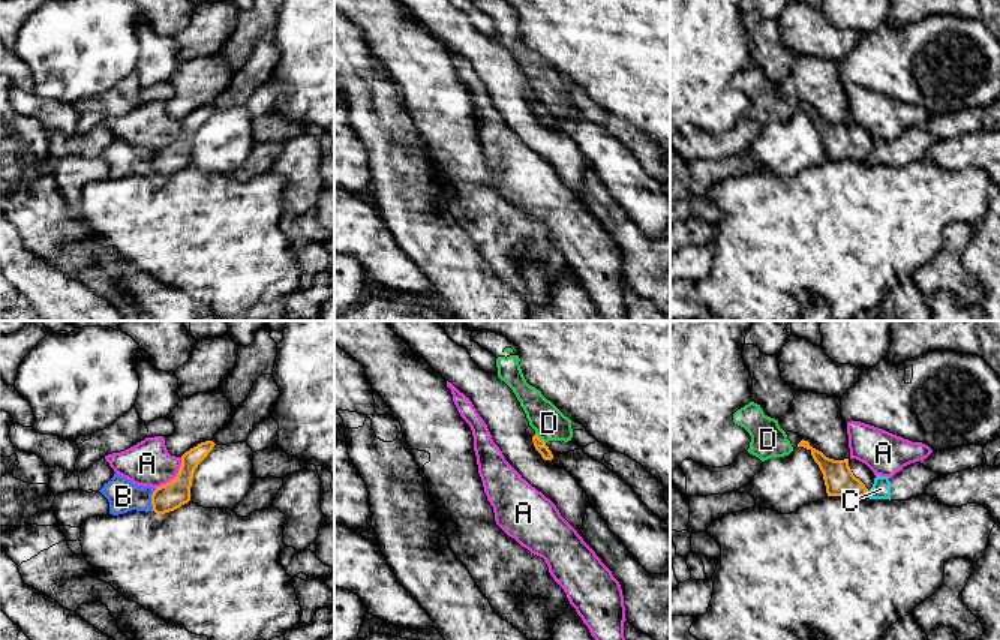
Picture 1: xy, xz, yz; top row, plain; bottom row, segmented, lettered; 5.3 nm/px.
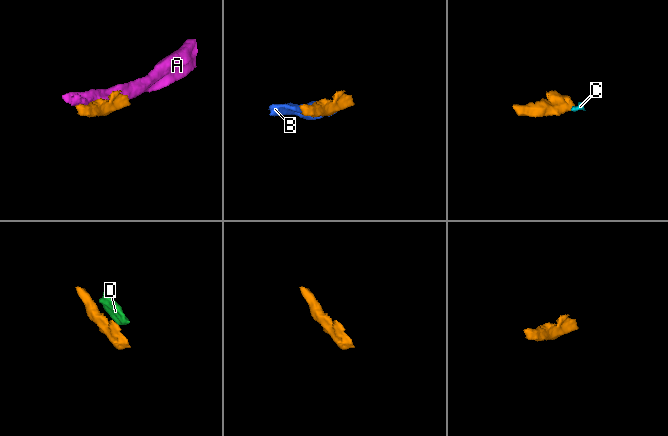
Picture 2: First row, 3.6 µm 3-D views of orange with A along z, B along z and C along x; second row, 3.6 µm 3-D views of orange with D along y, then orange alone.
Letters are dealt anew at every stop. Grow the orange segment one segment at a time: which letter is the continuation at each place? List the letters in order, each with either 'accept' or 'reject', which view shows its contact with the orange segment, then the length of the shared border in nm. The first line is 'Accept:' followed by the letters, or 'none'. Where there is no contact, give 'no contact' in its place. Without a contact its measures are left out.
Accept: none
A: reject; contact in xy; length 220 nm
B: reject; contact in xy; length 120 nm
C: reject; contact in yz; length 40 nm
D: reject; contact in xz; length 80 nm

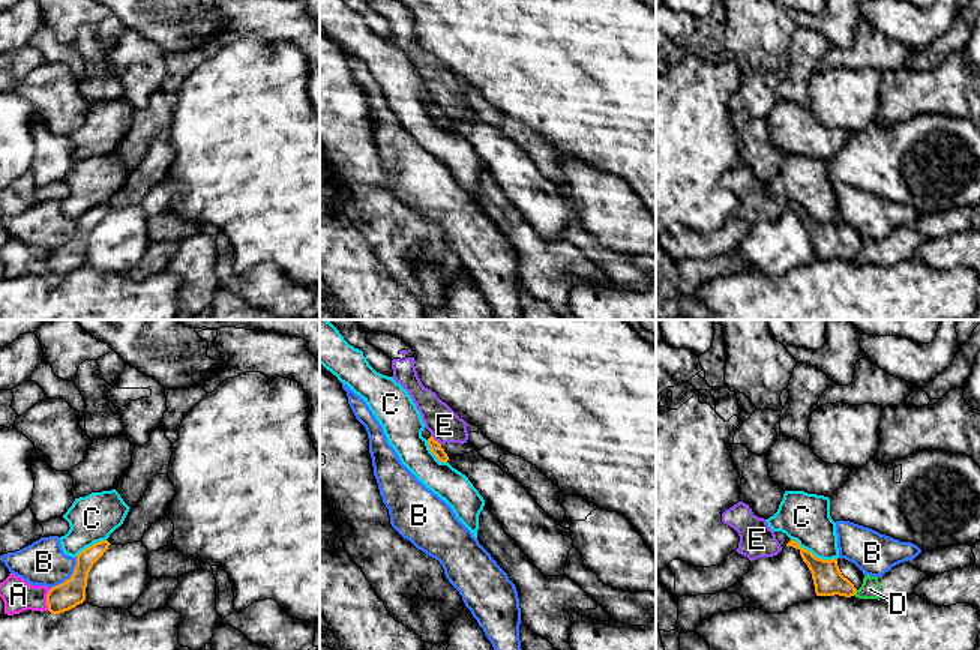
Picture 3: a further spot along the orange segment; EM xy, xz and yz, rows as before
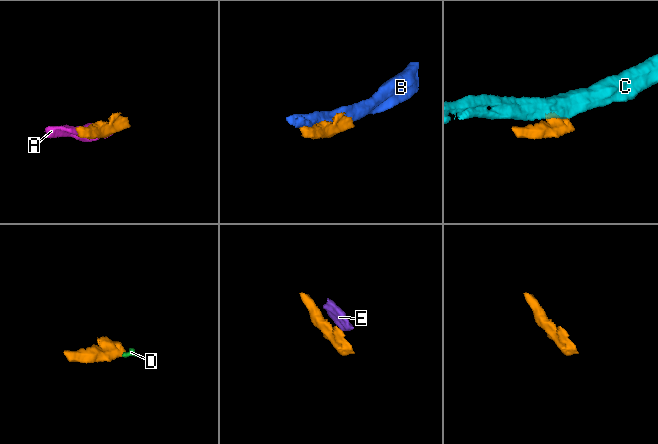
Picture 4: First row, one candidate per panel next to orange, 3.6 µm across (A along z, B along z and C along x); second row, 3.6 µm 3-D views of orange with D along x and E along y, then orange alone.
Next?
Accept: none
A: reject; contact in xy; length 120 nm
B: reject; contact in xy; length 220 nm
C: reject; contact in yz; length 280 nm
D: reject; contact in yz; length 40 nm
E: reject; contact in xz; length 80 nm

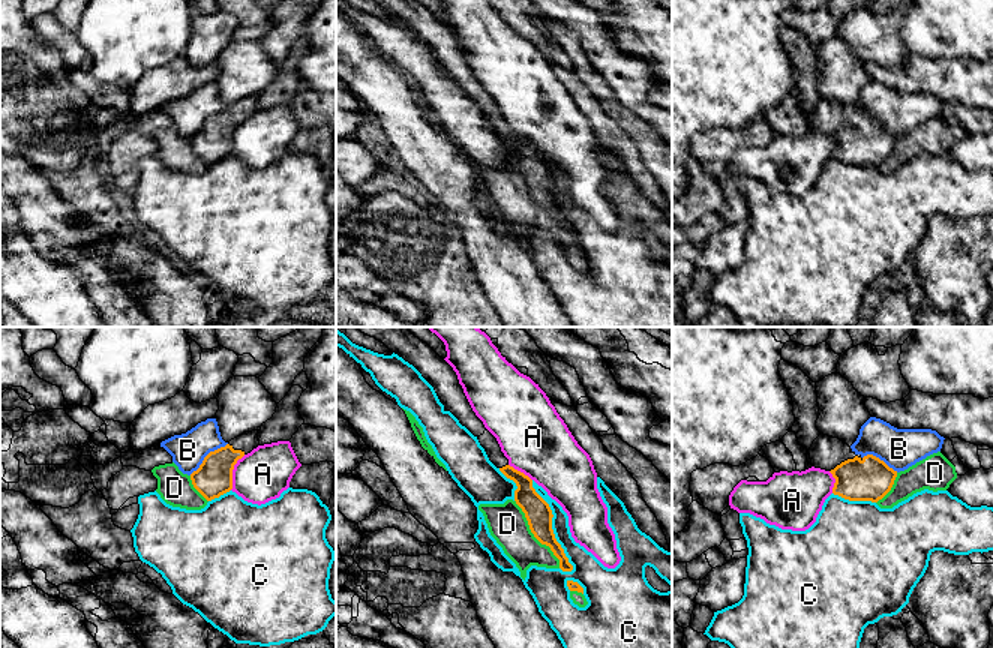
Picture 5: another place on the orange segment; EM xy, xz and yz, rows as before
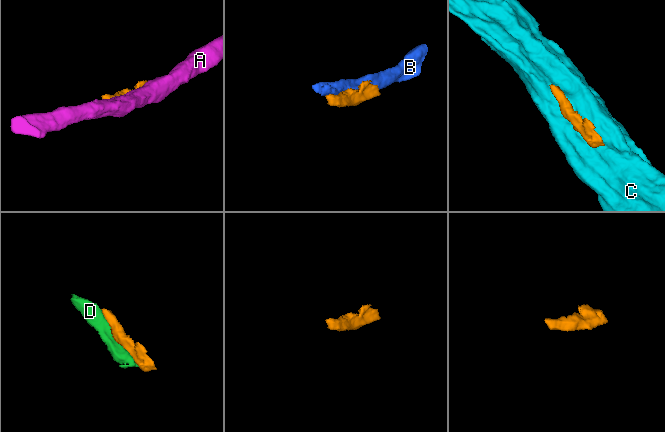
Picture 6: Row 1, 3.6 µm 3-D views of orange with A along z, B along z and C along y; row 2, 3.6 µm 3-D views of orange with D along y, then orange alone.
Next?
Accept: none
A: reject; contact in xy; length 200 nm
B: reject; contact in xy; length 260 nm
C: reject; contact in xz; length 550 nm
D: reject; contact in xz; length 440 nm

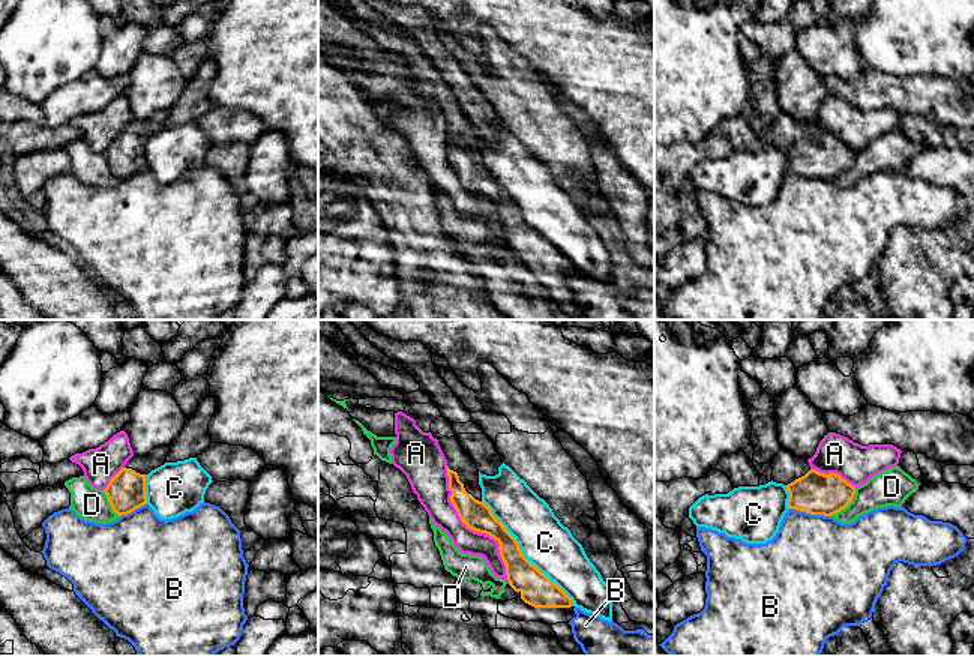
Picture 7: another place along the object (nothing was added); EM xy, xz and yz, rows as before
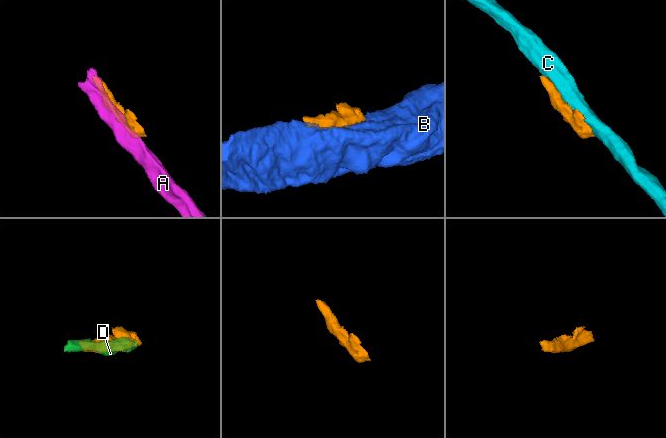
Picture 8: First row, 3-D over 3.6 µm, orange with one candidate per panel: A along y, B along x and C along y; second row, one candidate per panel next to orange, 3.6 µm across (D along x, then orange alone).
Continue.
Accept: none
A: reject; contact in xz; length 750 nm
B: reject; contact in yz; length 240 nm
C: reject; contact in xz; length 750 nm
D: reject; contact in yz; length 200 nm

